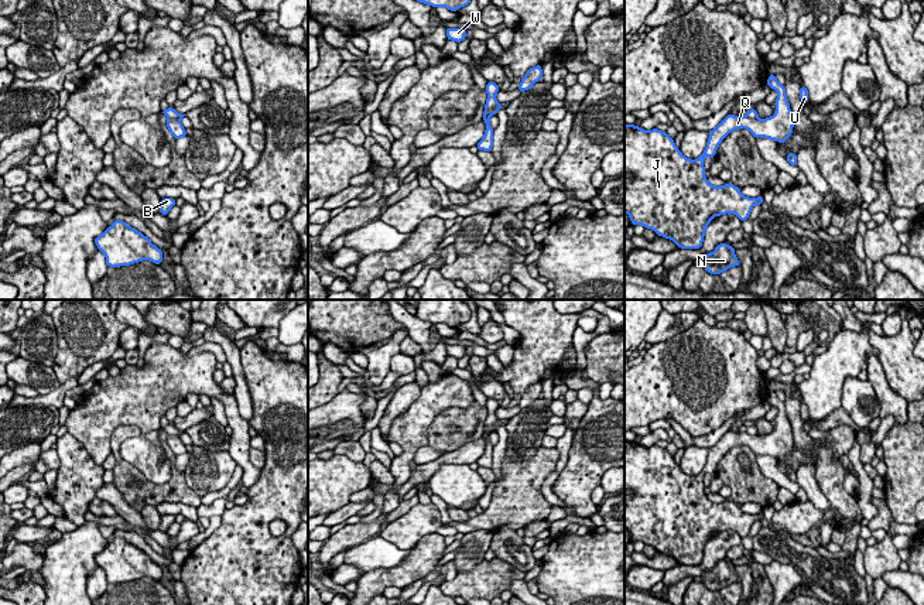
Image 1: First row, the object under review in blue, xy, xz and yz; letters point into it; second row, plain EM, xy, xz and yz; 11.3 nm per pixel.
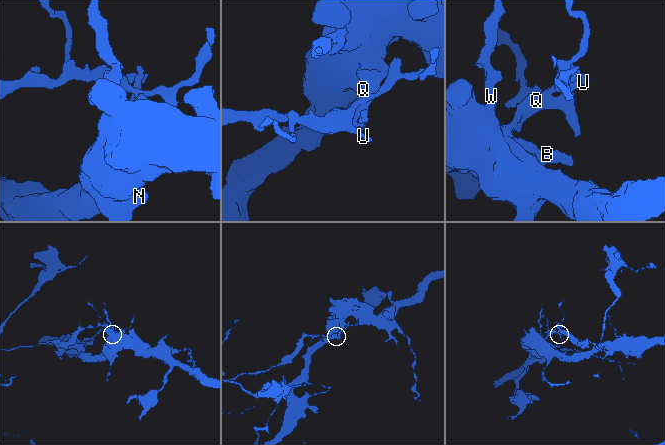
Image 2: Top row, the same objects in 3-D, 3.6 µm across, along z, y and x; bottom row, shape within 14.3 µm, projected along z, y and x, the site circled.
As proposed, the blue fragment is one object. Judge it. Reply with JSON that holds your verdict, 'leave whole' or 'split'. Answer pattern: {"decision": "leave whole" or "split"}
{"decision": "split"}

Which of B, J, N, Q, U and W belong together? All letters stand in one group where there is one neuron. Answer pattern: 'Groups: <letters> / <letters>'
Groups: B J N Q W / U

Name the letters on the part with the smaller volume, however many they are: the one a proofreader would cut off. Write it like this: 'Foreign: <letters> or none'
Foreign: U

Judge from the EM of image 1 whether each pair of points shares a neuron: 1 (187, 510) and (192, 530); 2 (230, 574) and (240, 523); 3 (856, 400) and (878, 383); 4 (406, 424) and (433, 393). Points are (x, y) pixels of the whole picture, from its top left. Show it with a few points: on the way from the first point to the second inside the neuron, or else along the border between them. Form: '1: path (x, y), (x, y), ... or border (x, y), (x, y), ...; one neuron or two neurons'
1: border (185, 518), (195, 522); two neurons
2: path (240, 561), (240, 536); one neuron
3: border (868, 379), (879, 402), (879, 416); two neurons
4: path (413, 417), (430, 400); one neuron

